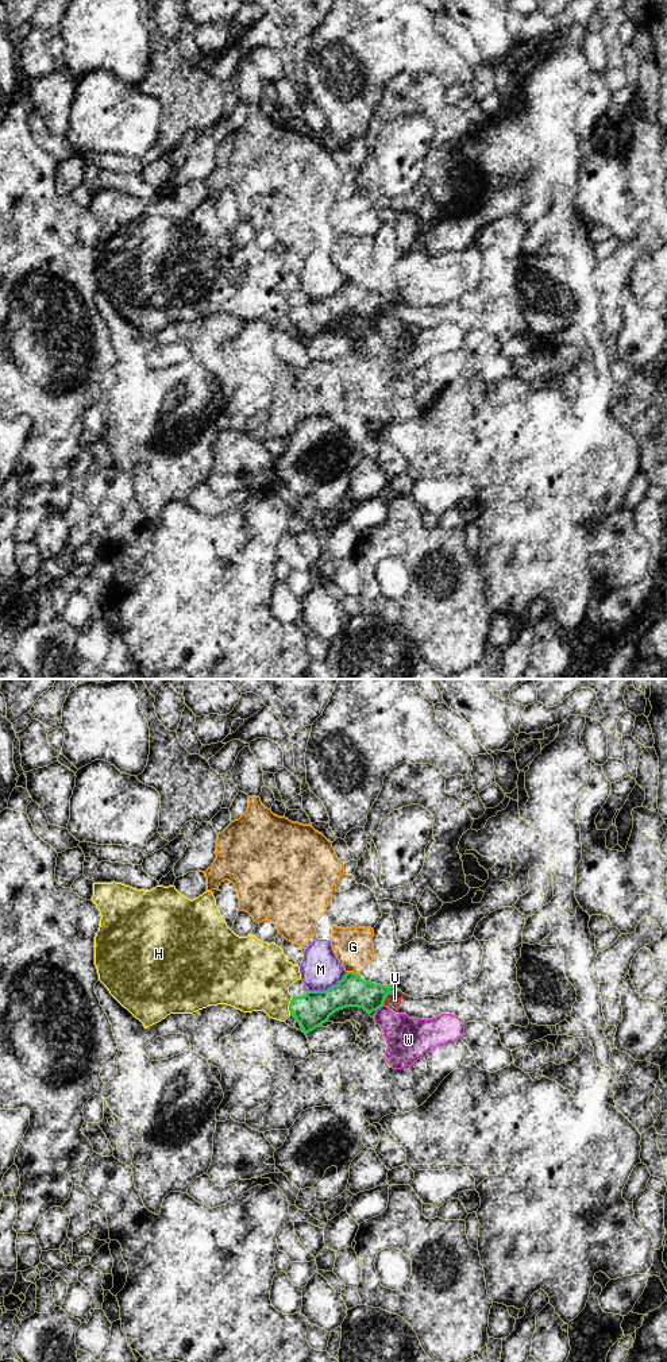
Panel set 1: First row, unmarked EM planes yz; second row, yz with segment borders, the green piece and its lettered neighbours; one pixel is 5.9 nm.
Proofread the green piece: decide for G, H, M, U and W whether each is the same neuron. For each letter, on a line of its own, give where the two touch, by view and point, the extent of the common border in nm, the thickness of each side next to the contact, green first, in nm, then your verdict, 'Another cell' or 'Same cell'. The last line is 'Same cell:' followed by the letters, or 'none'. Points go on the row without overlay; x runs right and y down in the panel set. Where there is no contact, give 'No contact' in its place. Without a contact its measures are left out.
G: Touches green at yz (353, 281). Shared border 80 nm. Thickness 190 nm (green) against 240 nm. Another cell
H: Touches green at yz (289, 313). Shared border 110 nm. Thickness 200 nm (green) against 400 nm. Another cell
M: Touches green at yz (328, 297). Shared border 260 nm. Thickness 200 nm (green) against 240 nm. Another cell
U: Touches green at yz (388, 303). Shared border 130 nm. Thickness 190 nm (green) against 80 nm. Another cell
W: Touches green at yz (378, 316). Shared border 60 nm. Thickness 190 nm (green) against 240 nm. Another cell
Same cell: none

